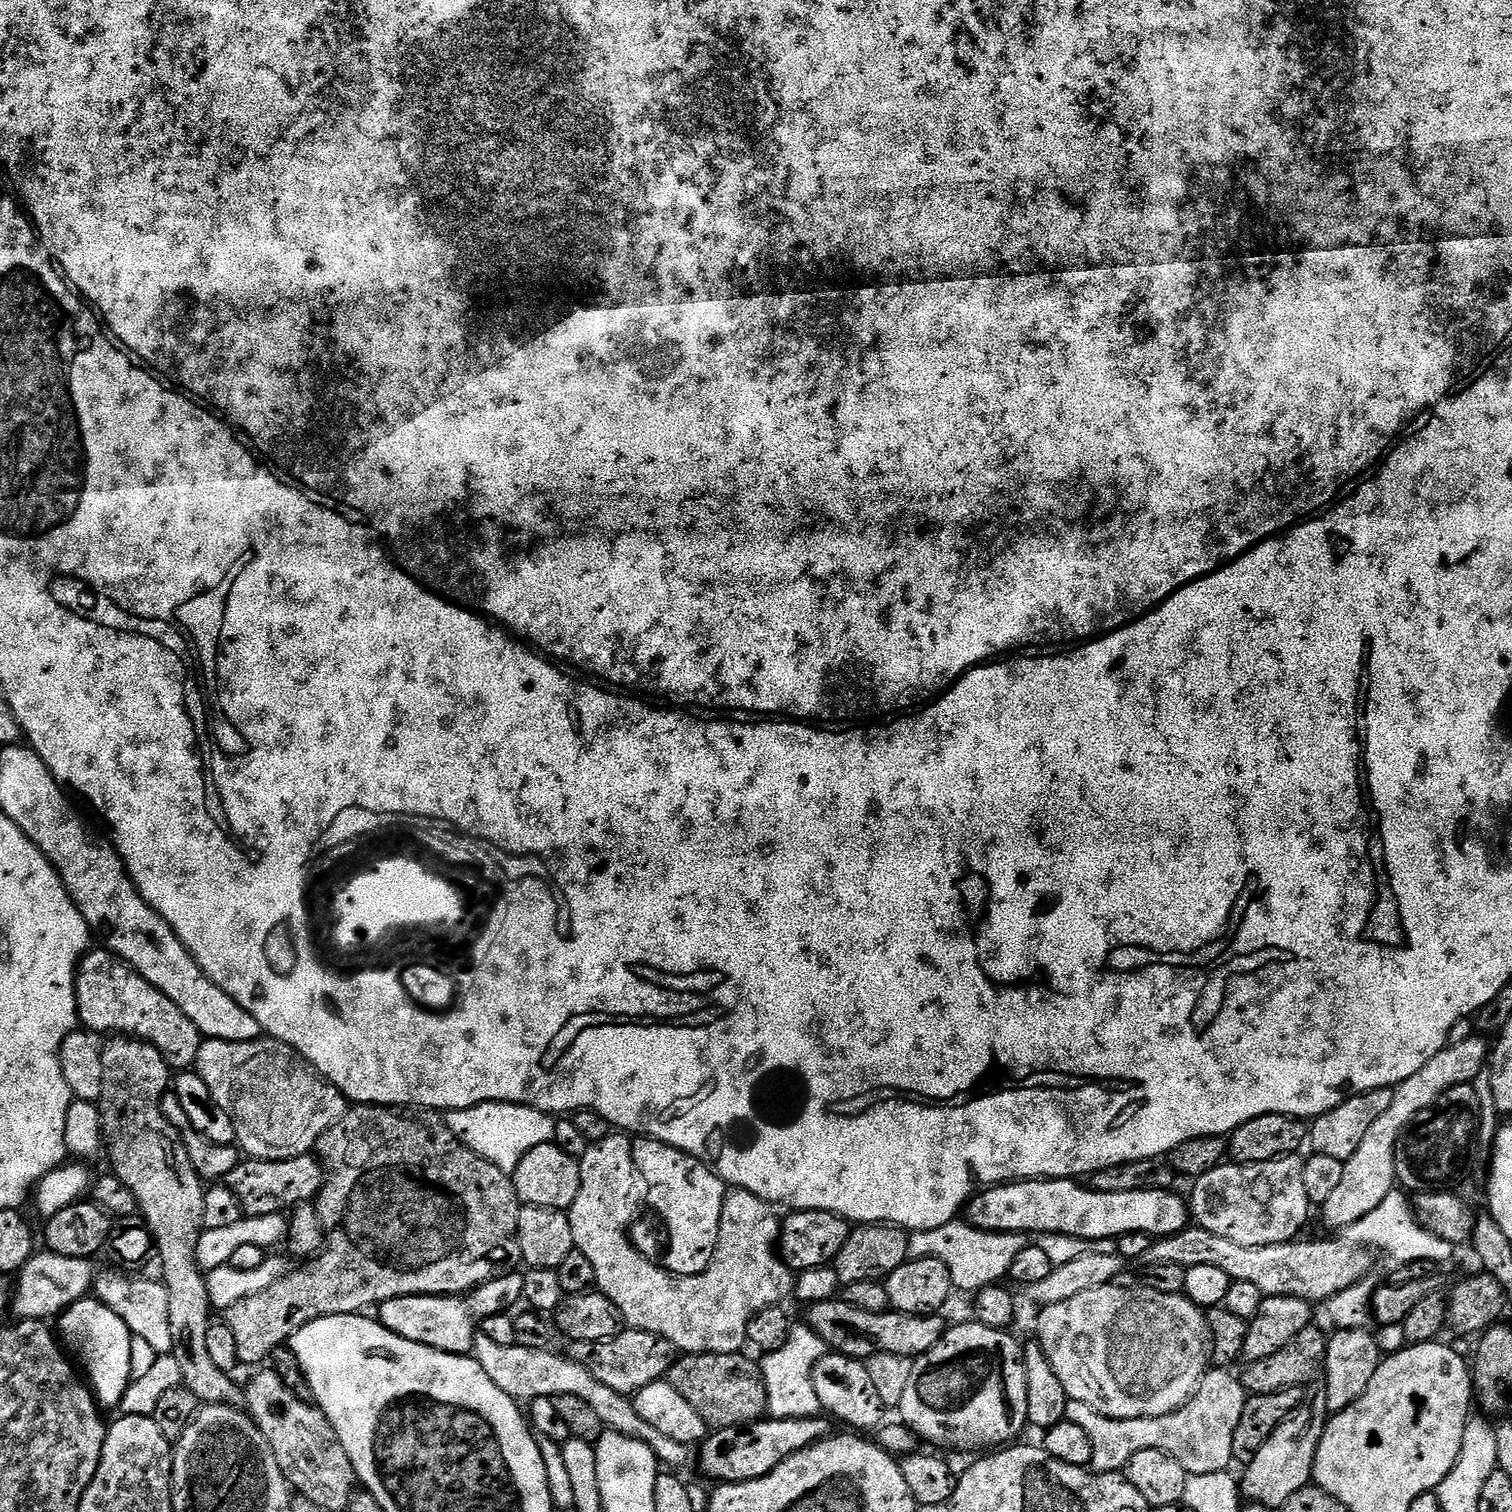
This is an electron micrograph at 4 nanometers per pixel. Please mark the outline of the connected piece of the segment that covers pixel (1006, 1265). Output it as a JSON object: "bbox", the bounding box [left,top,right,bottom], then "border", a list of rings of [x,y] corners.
{"bbox":[908,1218,1032,1294],"border":[[[957,1218],[934,1230],[912,1232],[908,1239],[908,1257],[912,1260],[933,1257],[942,1261],[950,1270],[953,1287],[972,1294],[987,1285],[1003,1281],[1008,1276],[1014,1259],[1018,1258],[1019,1251],[1030,1243],[1032,1238],[1029,1233],[982,1231]]]}

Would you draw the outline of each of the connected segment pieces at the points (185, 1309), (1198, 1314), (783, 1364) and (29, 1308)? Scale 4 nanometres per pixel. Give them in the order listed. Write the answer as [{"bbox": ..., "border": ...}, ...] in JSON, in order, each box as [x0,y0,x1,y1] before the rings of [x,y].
[{"bbox":[99,1035,246,1409],"border":[[[113,1035],[102,1044],[102,1094],[99,1098],[106,1156],[112,1163],[111,1171],[134,1194],[139,1215],[147,1224],[147,1230],[155,1244],[155,1255],[160,1258],[160,1268],[164,1271],[162,1283],[170,1298],[170,1355],[177,1360],[181,1371],[183,1387],[190,1389],[200,1400],[201,1405],[229,1404],[232,1408],[243,1409],[246,1404],[246,1392],[232,1381],[227,1372],[218,1370],[210,1358],[206,1347],[206,1330],[214,1322],[214,1309],[208,1293],[207,1275],[196,1261],[196,1243],[204,1231],[202,1202],[206,1191],[205,1181],[194,1170],[190,1154],[174,1126],[162,1110],[165,1092],[170,1088],[170,1069],[162,1054],[144,1040],[130,1036]]]},{"bbox":[1035,1282,1212,1420],"border":[[[1113,1282],[1106,1286],[1098,1286],[1098,1290],[1085,1290],[1075,1298],[1069,1298],[1067,1302],[1057,1304],[1045,1304],[1039,1309],[1040,1317],[1036,1320],[1035,1339],[1042,1346],[1046,1358],[1050,1358],[1050,1366],[1054,1366],[1054,1374],[1062,1381],[1069,1400],[1086,1402],[1094,1410],[1098,1410],[1103,1416],[1109,1416],[1115,1420],[1133,1420],[1134,1418],[1158,1418],[1178,1410],[1183,1404],[1187,1404],[1196,1392],[1196,1387],[1204,1379],[1205,1372],[1210,1368],[1212,1354],[1212,1335],[1208,1330],[1208,1317],[1205,1309],[1198,1307],[1187,1296],[1175,1292],[1174,1294],[1162,1294],[1162,1290],[1150,1290],[1149,1288],[1119,1288]]]},{"bbox":[760,1322,828,1420],"border":[[[804,1322],[793,1323],[790,1337],[781,1350],[765,1353],[760,1360],[761,1372],[767,1386],[769,1415],[775,1420],[812,1417],[821,1413],[818,1394],[812,1382],[813,1368],[828,1354],[827,1344]]]},{"bbox":[10,1250,98,1322],"border":[[[47,1250],[37,1251],[31,1260],[24,1263],[14,1280],[14,1295],[10,1305],[10,1312],[16,1320],[42,1320],[45,1322],[59,1317],[71,1304],[85,1299],[93,1291],[94,1281],[98,1275],[97,1269],[92,1269],[93,1261],[82,1258],[62,1258],[58,1254]]]}]

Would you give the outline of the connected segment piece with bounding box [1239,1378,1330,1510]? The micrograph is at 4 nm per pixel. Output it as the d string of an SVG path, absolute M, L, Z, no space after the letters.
M1322 1378L1307 1385L1306 1399L1300 1409L1290 1414L1290 1418L1286 1418L1286 1422L1282 1422L1282 1426L1278 1426L1270 1438L1266 1438L1262 1450L1258 1450L1258 1454L1254 1454L1252 1461L1243 1469L1244 1478L1242 1476L1239 1481L1239 1487L1245 1501L1261 1504L1269 1510L1278 1510L1290 1498L1294 1498L1298 1490L1313 1483L1312 1471L1318 1446L1330 1419L1326 1402L1327 1389L1328 1383Z

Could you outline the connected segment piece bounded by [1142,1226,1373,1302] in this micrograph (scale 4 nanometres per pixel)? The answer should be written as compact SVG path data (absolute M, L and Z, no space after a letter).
M1189 1226L1173 1236L1157 1239L1142 1260L1145 1264L1173 1264L1187 1269L1218 1266L1218 1270L1226 1270L1230 1279L1258 1286L1264 1297L1294 1296L1309 1302L1333 1300L1342 1290L1361 1283L1372 1268L1373 1253L1365 1245L1343 1239L1304 1239L1287 1240L1274 1246L1238 1246L1238 1242L1218 1238L1218 1234L1210 1234L1210 1230Z

